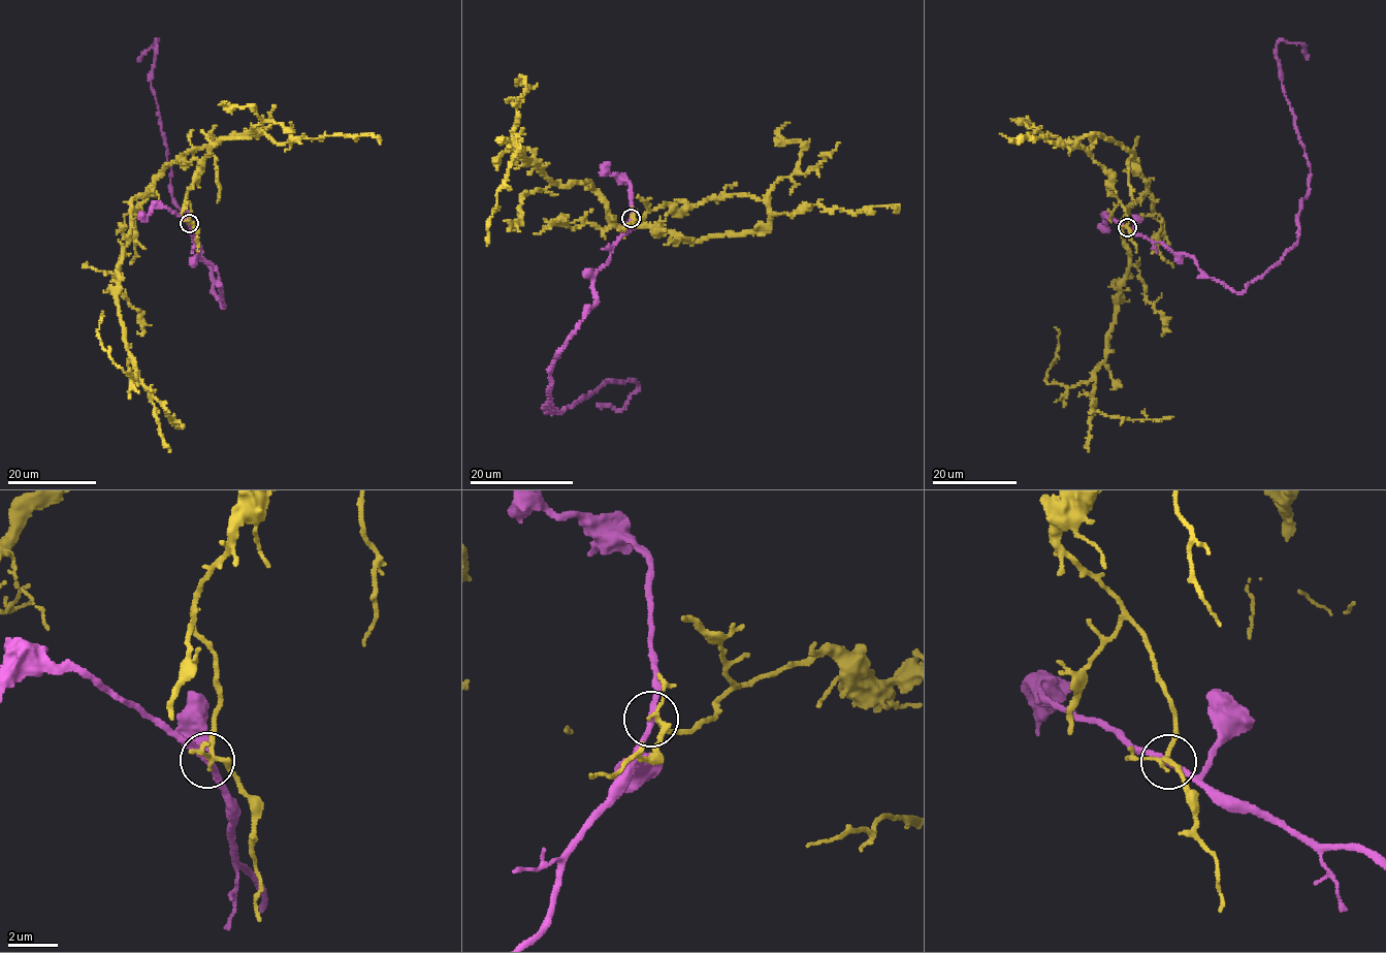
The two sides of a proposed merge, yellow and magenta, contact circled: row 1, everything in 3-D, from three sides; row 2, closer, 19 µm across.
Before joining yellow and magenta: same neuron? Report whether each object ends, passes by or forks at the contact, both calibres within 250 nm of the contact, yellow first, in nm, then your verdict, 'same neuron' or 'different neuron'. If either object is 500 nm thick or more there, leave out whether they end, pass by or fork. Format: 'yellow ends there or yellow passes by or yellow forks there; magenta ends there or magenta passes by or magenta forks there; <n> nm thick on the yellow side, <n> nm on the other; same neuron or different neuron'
yellow forks there; magenta passes by; 170 nm thick on the yellow side, 240 nm on the other; same neuron

